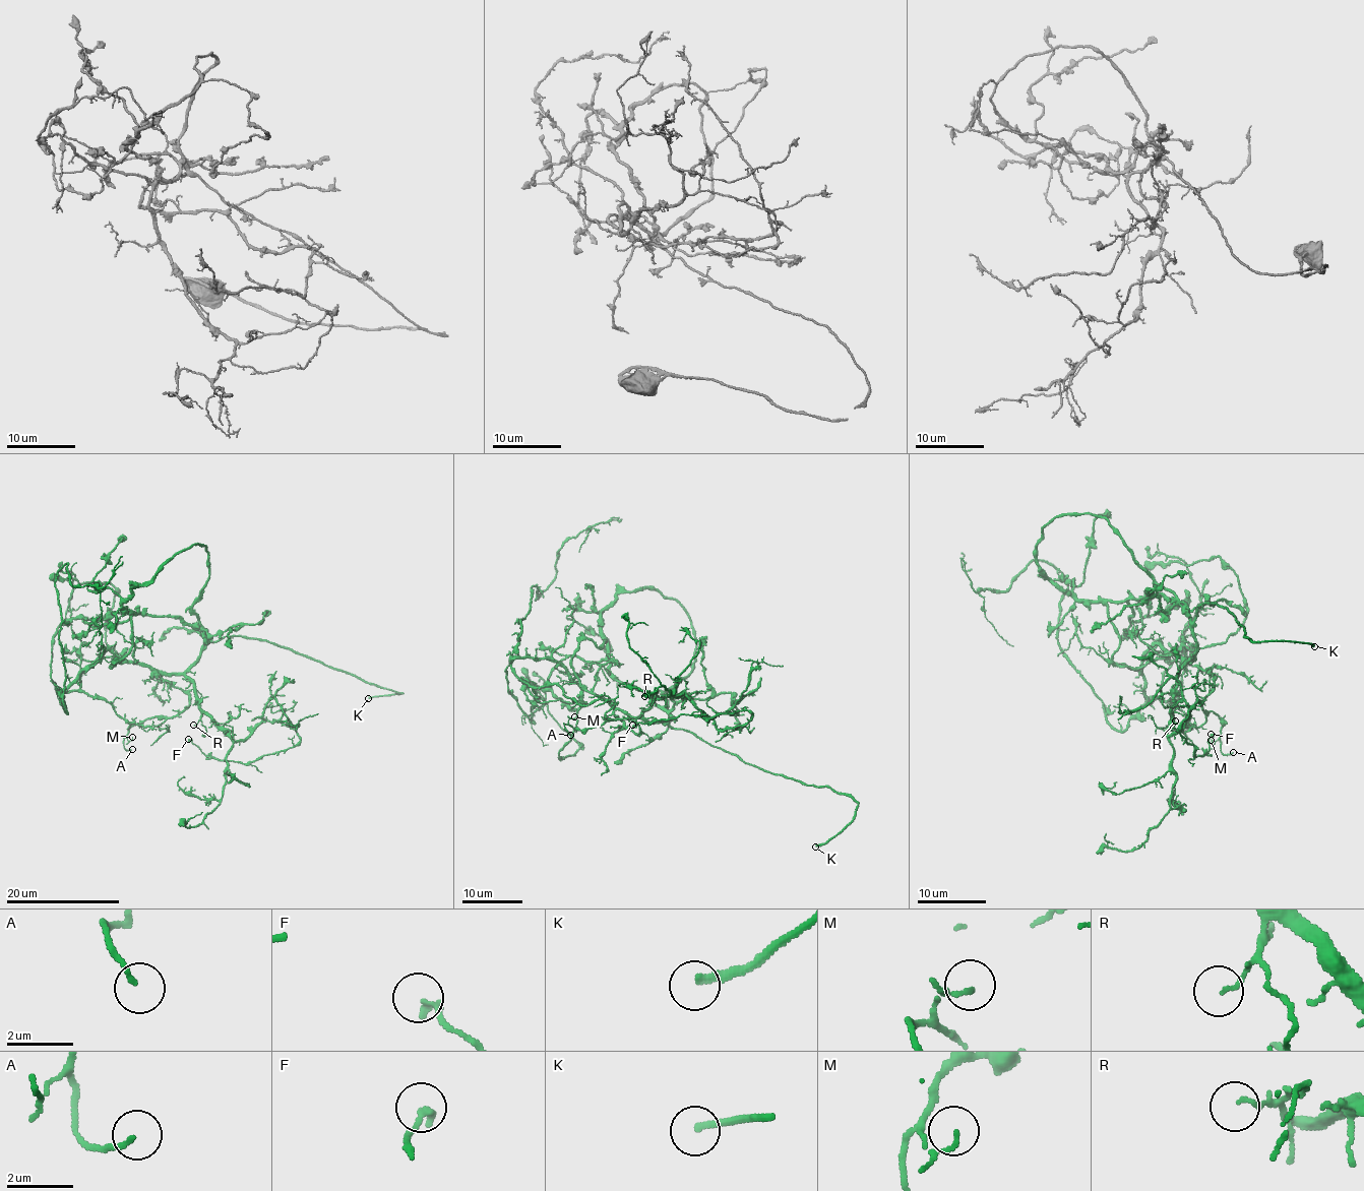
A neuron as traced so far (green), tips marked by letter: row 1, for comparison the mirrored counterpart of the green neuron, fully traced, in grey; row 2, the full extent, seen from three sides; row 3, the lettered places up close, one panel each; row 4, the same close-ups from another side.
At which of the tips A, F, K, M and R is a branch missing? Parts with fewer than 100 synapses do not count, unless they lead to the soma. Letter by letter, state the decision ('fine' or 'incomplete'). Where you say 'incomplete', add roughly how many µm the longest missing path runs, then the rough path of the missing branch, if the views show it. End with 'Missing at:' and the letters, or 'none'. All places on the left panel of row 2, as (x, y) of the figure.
A: fine
F: fine
K: incomplete | 50 µm
M: fine
R: fine
Missing at: K

